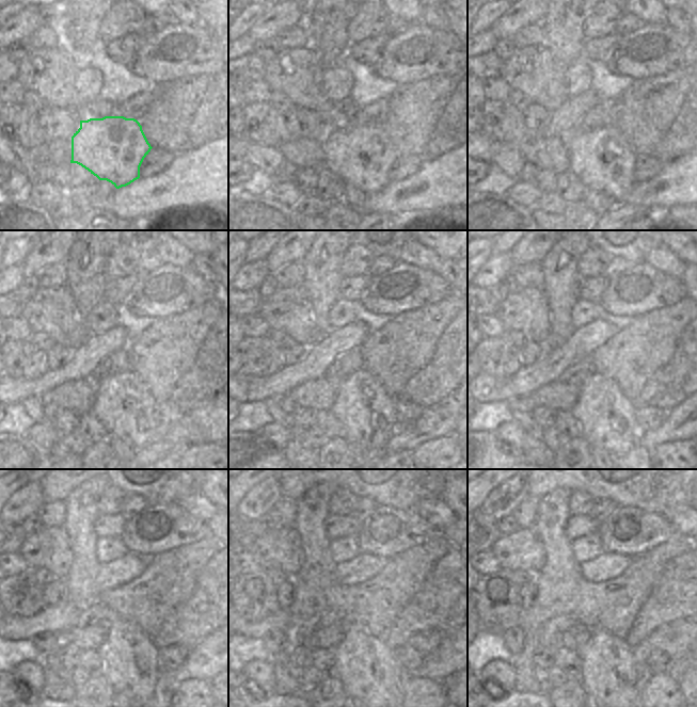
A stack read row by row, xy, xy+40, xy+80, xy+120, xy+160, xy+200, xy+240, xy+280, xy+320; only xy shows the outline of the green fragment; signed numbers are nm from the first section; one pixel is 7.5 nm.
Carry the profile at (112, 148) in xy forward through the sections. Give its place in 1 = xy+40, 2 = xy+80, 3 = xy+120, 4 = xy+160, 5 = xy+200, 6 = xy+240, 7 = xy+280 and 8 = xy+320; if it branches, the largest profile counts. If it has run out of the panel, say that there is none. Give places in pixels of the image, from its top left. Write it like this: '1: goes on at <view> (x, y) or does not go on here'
1: goes on at xy+40 (362, 157)
2: goes on at xy+80 (602, 159)
3: goes on at xy+120 (124, 404)
4: goes on at xy+160 (365, 411)
5: goes on at xy+200 (606, 417)
6: goes on at xy+240 (129, 662)
7: goes on at xy+280 (365, 663)
8: goes on at xy+320 (607, 677)

